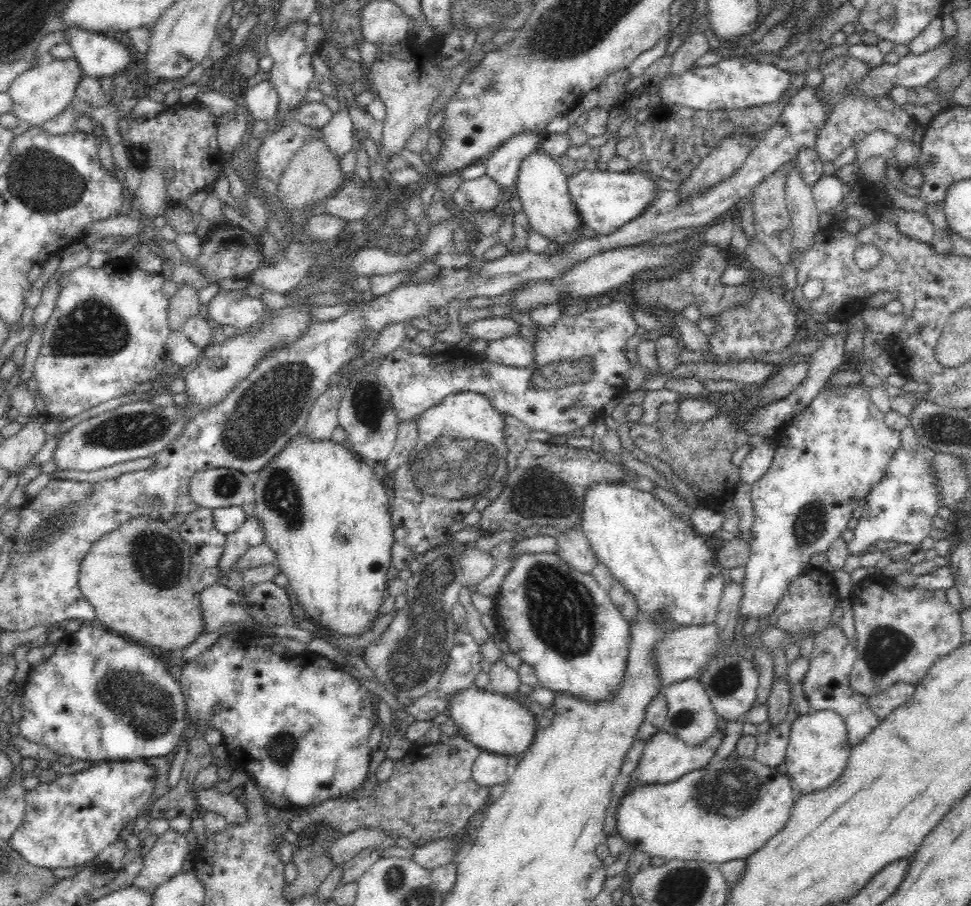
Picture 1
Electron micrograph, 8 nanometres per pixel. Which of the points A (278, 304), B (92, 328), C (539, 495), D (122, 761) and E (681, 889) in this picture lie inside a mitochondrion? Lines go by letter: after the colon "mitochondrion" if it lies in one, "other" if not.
A: other
B: mitochondrion
C: mitochondrion
D: other
E: mitochondrion

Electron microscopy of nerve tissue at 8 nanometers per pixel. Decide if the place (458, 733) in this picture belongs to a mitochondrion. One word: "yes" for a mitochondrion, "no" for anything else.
no

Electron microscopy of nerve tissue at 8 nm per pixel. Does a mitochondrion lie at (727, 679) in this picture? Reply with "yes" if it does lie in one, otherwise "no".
yes

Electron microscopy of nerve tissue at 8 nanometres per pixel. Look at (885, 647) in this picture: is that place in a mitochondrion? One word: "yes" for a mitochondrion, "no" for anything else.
yes

